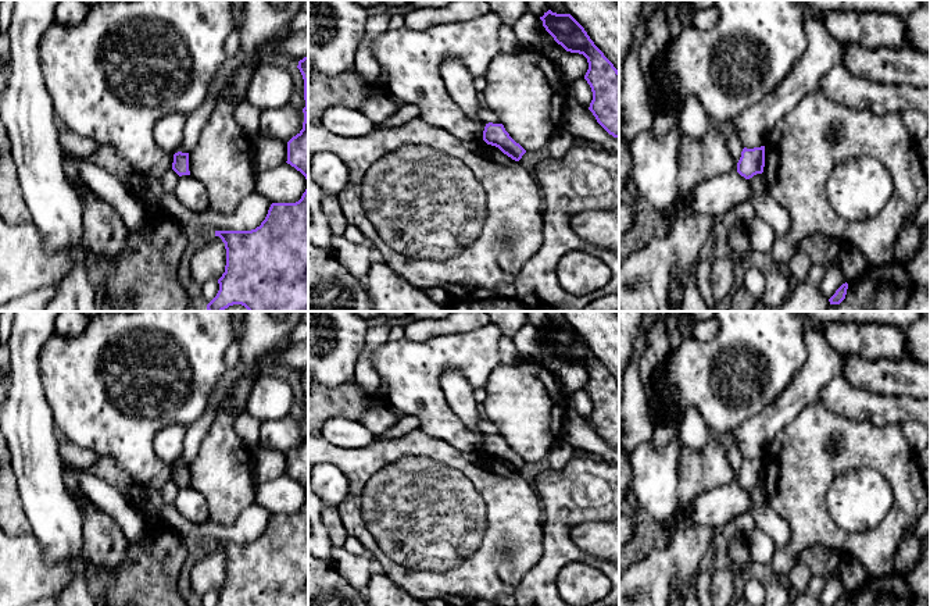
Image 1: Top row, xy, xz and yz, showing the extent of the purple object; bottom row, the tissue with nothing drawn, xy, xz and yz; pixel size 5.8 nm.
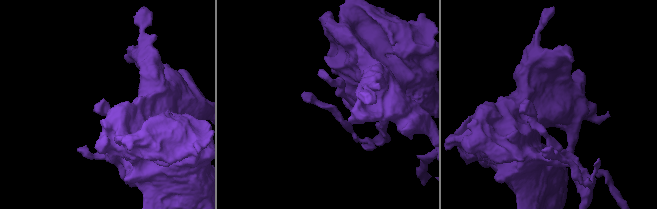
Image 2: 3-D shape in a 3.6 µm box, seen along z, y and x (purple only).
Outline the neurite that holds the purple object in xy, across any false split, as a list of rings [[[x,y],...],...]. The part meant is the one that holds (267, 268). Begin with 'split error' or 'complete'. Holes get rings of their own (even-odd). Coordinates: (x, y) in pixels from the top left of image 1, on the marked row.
complete | [[[308,56],[298,61],[304,79],[305,107],[303,129],[287,142],[287,164],[307,179],[307,189],[296,203],[272,203],[265,220],[251,231],[215,231],[226,249],[219,290],[208,311],[242,304],[248,311],[308,311]]]

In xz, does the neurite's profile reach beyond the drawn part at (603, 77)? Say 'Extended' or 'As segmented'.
As segmented

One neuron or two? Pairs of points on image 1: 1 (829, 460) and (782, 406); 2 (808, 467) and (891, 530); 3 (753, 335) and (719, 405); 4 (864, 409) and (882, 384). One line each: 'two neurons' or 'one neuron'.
1: two neurons
2: one neuron
3: one neuron
4: two neurons

